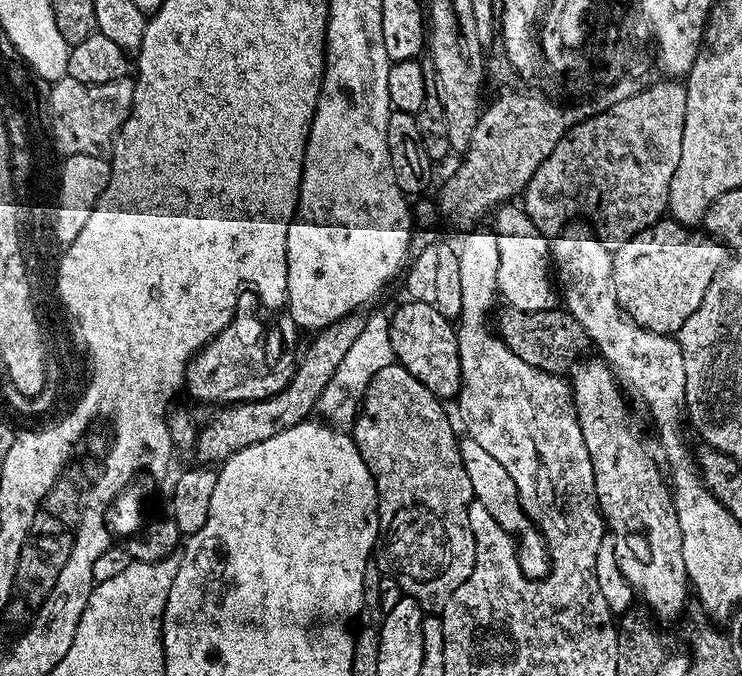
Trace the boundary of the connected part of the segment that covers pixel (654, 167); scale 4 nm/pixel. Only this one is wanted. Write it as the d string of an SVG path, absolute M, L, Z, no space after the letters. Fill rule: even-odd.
M664 78L661 84L652 84L649 88L648 85L641 87L640 92L634 94L632 98L626 98L614 106L604 108L600 112L595 112L593 116L580 120L559 140L554 146L554 150L550 150L550 154L542 162L542 166L538 166L538 170L534 170L530 182L525 186L522 193L523 211L529 216L530 221L534 222L534 226L538 230L545 234L555 234L563 232L565 228L569 227L571 220L568 219L571 216L578 215L580 207L584 204L585 210L592 215L593 225L591 224L591 227L594 229L595 235L608 242L619 242L634 238L642 230L649 228L650 225L657 224L668 212L670 178L674 178L674 170L678 170L678 162L682 159L682 126L686 126L686 87L679 79Z

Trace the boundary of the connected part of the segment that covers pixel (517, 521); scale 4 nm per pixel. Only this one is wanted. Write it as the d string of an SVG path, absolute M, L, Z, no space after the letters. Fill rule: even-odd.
M464 438L459 441L459 445L462 466L466 466L475 503L486 506L490 518L494 518L494 522L498 522L502 530L512 535L516 542L516 557L522 574L526 574L531 580L541 580L548 573L550 563L548 545L545 544L540 529L525 514L524 507L520 504L520 495L514 486L514 478L510 478L510 474L506 474L506 466L502 466L502 462L498 462L498 458L492 457L488 451L482 450L478 442Z

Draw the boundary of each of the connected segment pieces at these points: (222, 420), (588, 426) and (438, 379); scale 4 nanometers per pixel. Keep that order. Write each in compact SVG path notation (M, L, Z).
M349 314L341 320L335 320L328 328L321 328L315 333L312 345L304 352L292 381L284 389L273 391L265 400L247 400L244 404L230 404L219 409L220 412L205 428L199 429L196 438L195 458L204 466L219 466L230 459L238 450L246 446L254 446L258 442L266 442L266 438L274 438L274 434L282 434L282 430L290 430L295 424L305 423L308 415L313 415L316 404L320 400L322 390L330 382L334 370L338 370L338 362L346 358L346 350L354 346L354 338L362 334L365 317L360 314Z
M581 358L572 365L570 387L578 426L594 470L600 515L616 538L618 566L633 593L668 620L680 611L683 613L688 596L690 600L686 562L682 562L682 530L676 507L672 505L672 493L658 460L656 465L655 458L628 425L625 393L615 372L602 358L588 359Z
M413 300L411 302L404 302L404 305L397 310L396 313L391 313L388 321L388 330L390 332L390 346L392 347L392 354L395 363L401 364L406 371L414 374L414 378L418 378L418 382L422 382L422 386L426 386L426 390L430 390L442 402L448 402L448 399L459 397L460 394L460 359L458 358L458 342L456 341L456 328L453 321L447 320L442 314L438 314L435 304L427 304L426 302L418 302Z

